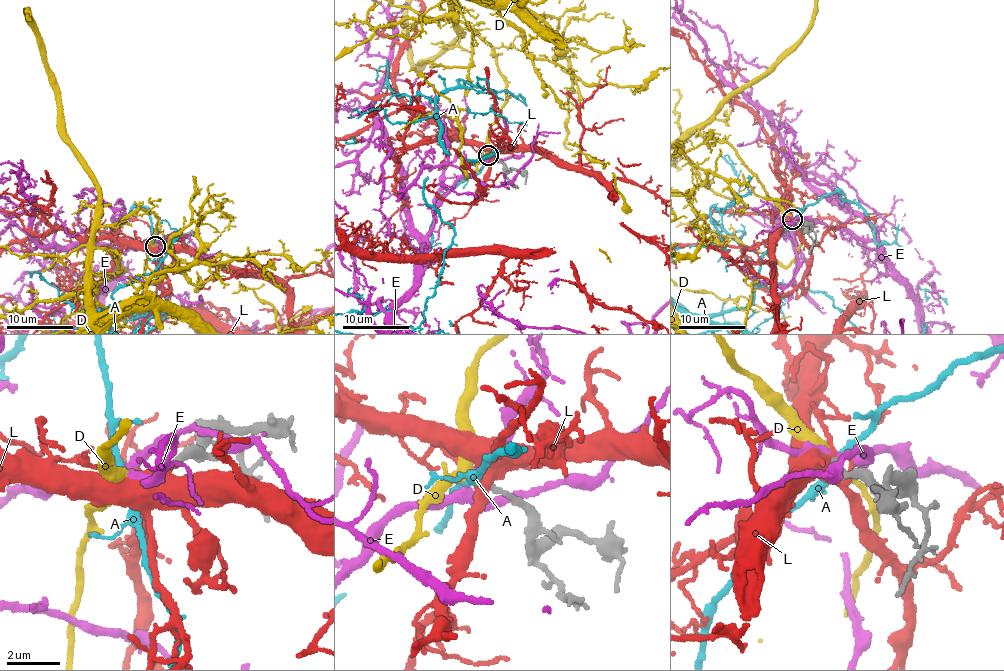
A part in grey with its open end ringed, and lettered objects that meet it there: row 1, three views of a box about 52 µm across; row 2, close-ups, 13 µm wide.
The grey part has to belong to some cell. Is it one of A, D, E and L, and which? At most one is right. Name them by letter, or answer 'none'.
D

